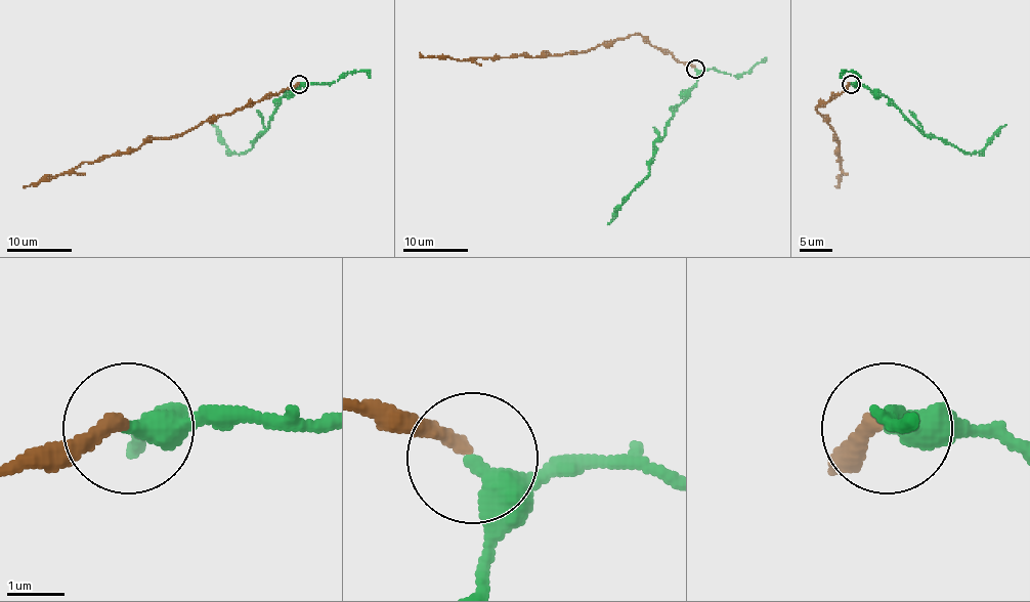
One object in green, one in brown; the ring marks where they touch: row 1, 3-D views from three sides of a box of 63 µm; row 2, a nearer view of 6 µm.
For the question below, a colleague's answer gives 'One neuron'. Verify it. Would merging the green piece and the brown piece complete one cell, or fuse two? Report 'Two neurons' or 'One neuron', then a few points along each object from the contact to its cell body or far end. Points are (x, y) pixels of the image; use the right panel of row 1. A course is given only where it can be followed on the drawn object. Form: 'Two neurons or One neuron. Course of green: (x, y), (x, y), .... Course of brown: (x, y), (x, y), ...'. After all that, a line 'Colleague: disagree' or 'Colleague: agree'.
One neuron. Course of green: (851, 84), (867, 86), (888, 98), (926, 134), (942, 137), (966, 152), (979, 152), (1006, 125). Course of brown: (849, 84), (817, 109), (838, 139), (843, 173), (840, 186), (834, 186)
Colleague: agree

